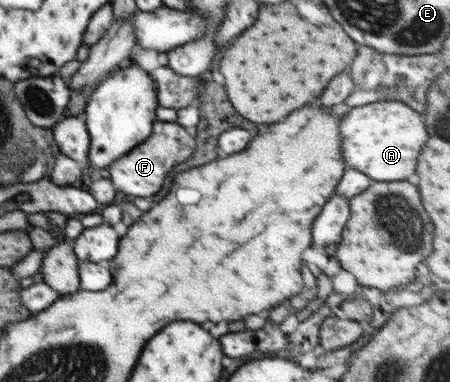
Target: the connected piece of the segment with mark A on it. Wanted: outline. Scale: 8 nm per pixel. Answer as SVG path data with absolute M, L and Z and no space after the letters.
M381 100L361 107L347 108L339 122L342 139L342 158L347 167L366 173L373 181L405 181L411 173L415 173L417 157L421 147L427 143L429 135L425 129L423 113L411 109L400 101Z

